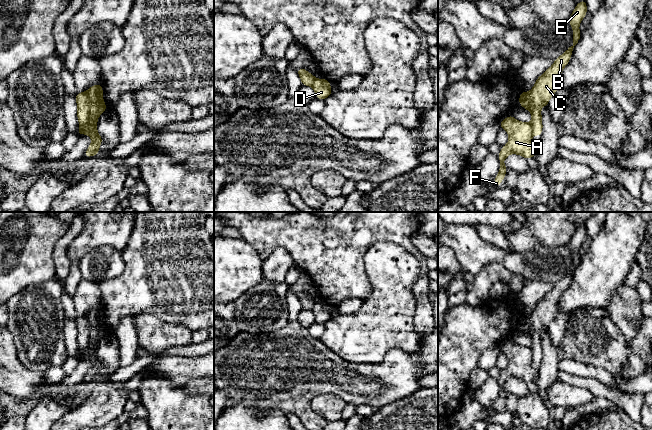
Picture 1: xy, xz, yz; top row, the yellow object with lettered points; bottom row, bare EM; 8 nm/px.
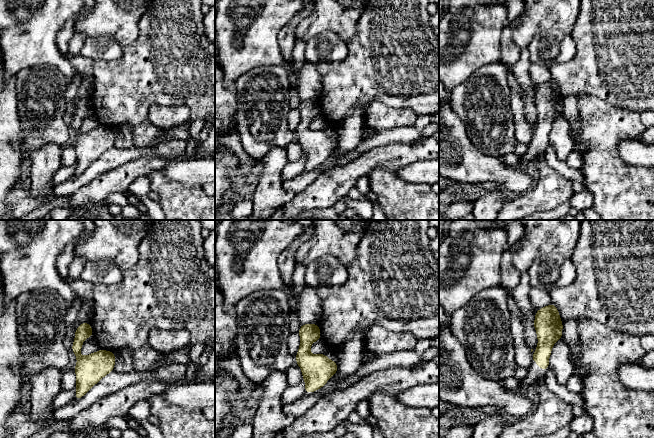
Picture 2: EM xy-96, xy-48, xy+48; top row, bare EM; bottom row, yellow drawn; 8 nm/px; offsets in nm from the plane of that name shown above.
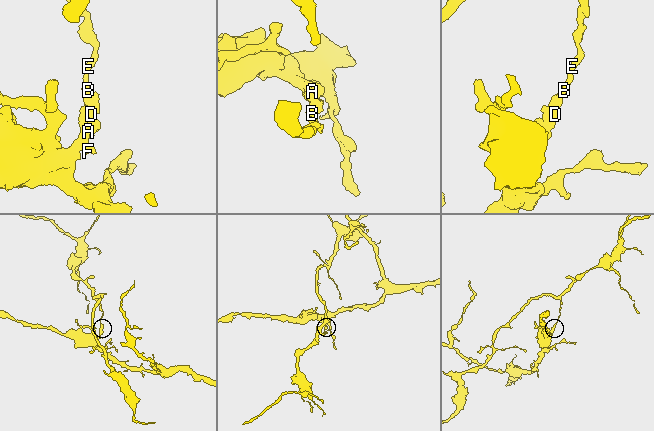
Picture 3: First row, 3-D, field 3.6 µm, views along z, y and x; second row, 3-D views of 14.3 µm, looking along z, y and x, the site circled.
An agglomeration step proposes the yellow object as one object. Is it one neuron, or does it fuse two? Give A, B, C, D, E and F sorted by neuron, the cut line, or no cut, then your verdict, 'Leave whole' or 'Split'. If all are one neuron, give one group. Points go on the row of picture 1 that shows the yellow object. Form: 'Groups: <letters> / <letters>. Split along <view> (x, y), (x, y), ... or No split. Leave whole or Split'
Groups: A F / B C D E. Split along xy (85, 92), (89, 100), (87, 124), (95, 128). Split

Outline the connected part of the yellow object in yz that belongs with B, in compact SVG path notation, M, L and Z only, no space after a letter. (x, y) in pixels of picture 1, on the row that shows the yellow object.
M581 0L571 13L569 23L573 29L573 45L569 47L562 55L554 60L554 63L542 75L540 75L534 86L529 92L532 100L530 122L533 128L533 135L541 136L543 130L541 109L543 106L548 106L550 98L558 90L559 77L569 63L574 46L579 42L581 32L579 25L584 17L586 17L587 5L585 0Z

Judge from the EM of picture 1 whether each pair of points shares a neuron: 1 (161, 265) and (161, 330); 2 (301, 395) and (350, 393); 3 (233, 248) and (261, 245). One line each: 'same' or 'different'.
1: different
2: same
3: different

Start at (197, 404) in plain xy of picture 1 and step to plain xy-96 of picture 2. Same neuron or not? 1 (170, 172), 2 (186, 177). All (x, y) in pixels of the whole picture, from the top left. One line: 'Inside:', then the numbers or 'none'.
Inside: none

